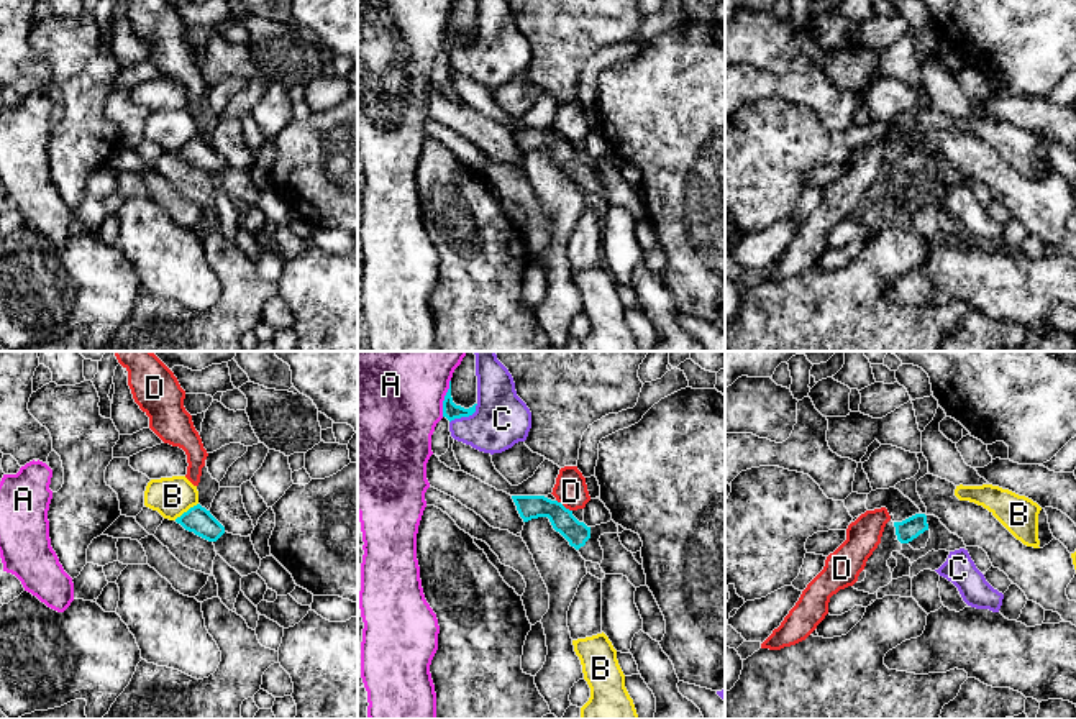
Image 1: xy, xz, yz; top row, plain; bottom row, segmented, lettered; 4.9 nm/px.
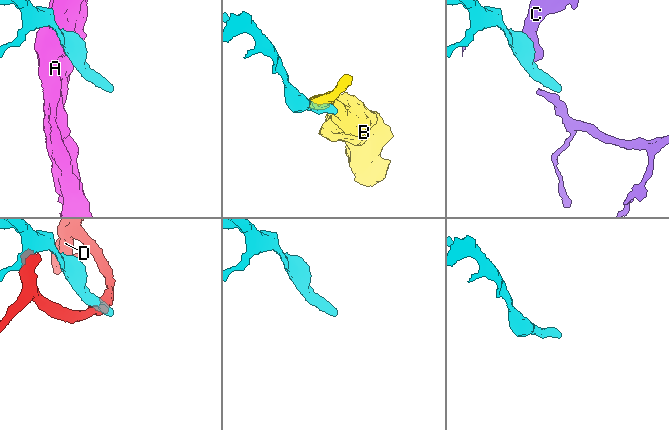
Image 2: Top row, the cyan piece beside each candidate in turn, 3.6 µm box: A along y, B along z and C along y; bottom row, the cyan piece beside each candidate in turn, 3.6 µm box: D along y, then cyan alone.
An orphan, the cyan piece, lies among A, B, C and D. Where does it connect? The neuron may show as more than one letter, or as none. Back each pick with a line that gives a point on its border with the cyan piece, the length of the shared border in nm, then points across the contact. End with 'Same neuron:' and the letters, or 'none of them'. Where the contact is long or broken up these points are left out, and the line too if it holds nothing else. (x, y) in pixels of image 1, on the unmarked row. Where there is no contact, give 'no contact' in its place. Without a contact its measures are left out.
Same neuron: none of them

